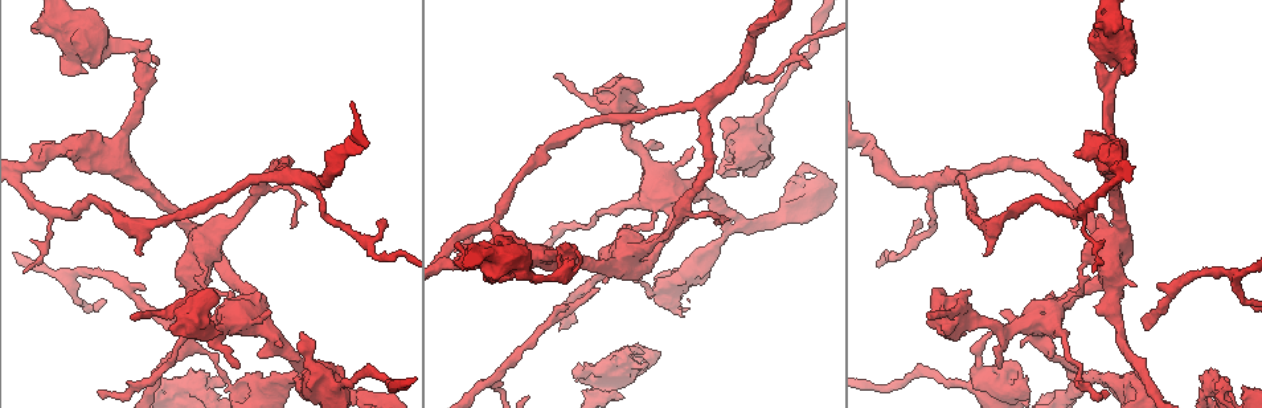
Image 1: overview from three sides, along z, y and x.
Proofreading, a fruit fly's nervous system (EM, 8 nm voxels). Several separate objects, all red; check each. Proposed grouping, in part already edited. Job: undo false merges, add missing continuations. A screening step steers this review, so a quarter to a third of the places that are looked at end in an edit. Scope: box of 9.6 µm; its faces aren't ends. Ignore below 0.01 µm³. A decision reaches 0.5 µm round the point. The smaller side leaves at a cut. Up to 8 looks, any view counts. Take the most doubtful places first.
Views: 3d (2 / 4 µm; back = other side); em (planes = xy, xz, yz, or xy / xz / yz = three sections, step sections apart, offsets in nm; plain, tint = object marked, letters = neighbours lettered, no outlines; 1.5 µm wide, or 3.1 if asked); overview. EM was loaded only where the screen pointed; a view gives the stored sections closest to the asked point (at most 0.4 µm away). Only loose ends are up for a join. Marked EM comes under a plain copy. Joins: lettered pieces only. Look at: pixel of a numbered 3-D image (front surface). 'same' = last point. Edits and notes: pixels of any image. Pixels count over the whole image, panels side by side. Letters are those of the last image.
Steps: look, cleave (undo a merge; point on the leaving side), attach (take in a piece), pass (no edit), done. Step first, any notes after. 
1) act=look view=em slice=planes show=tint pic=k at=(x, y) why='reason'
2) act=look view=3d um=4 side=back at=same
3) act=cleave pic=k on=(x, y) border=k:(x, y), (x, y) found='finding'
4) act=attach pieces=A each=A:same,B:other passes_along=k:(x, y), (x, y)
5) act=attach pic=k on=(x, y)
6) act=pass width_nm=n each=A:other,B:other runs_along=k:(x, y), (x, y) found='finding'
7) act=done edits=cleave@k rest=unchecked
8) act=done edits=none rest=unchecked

act=look view=em slice=planes show=letters pic=1 at=(932, 319) why='branch stops here'

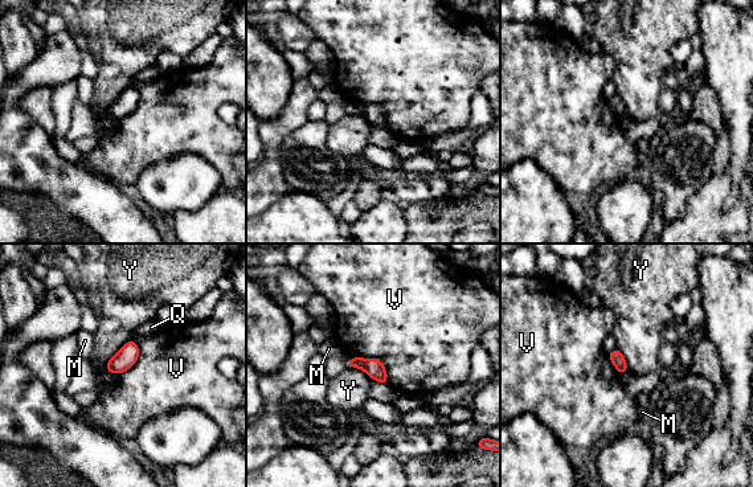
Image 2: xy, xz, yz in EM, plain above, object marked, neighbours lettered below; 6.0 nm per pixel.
act=pass each=M:other,Q:other,V:other,Y:other border=2:(350, 357), (377, 357), (388, 380) found='no lettered piece goes on from it'

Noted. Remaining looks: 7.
act=look view=em slice=yz step=8 show=tint pic=1 at=(1096, 26) why='branch stops here'

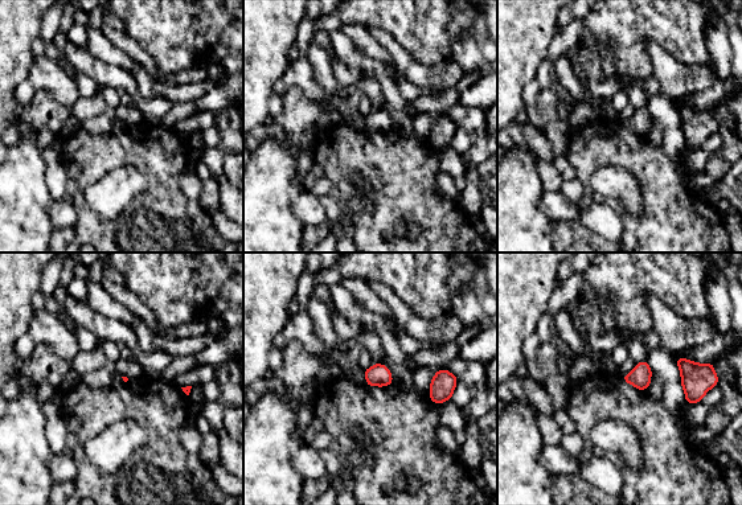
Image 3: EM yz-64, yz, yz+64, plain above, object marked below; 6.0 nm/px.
act=look view=em slice=planes show=letters at=same why='another direction'

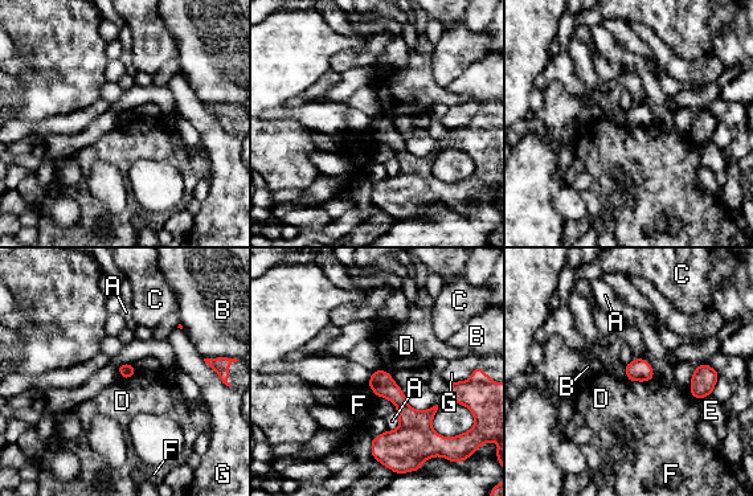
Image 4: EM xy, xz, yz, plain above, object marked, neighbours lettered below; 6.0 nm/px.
act=pass each=A:other,B:other,C:other,D:other,E:other,F:other,G:other border=4:(135, 373), (123, 380) found='no lettered piece goes on from it'

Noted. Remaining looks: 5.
act=look view=em um=3.1 slice=yz step=8 show=letters pic=1 at=(492, 380) why='branch point'

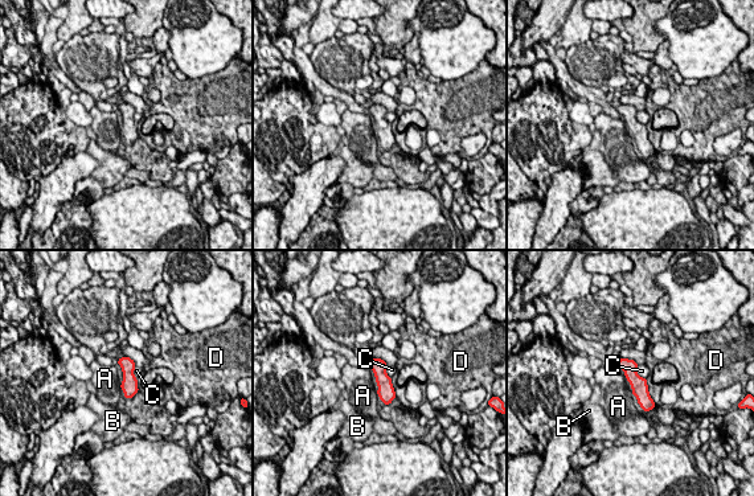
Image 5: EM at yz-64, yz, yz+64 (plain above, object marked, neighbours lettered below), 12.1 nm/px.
act=pass width_nm=190 each=A:other,B:other,C:other,D:other border=5:(638, 364), (636, 372), (646, 380) found='one neuron here'

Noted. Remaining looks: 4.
act=done edits=none rest=unchecked

